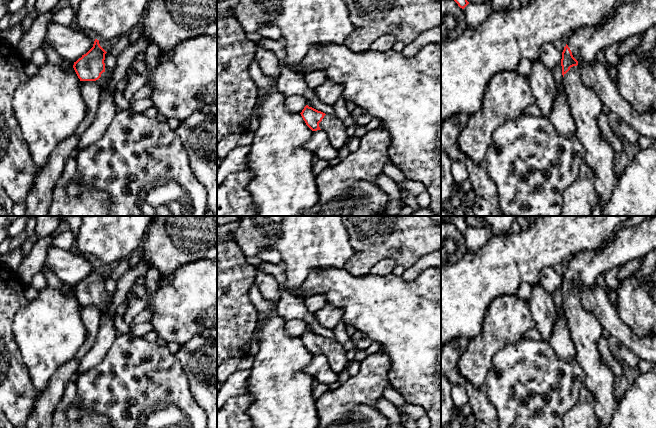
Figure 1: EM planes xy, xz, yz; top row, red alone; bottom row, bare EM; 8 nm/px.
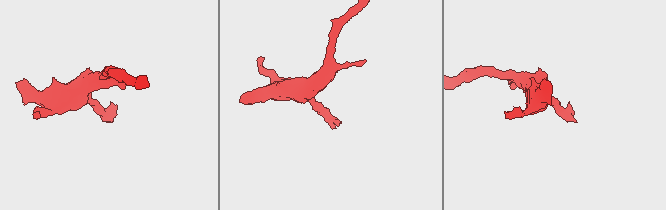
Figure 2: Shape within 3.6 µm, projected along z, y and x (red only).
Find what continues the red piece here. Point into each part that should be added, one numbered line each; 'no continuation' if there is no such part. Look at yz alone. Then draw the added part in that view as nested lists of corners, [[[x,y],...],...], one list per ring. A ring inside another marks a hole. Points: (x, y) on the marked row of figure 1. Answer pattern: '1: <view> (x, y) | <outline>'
1: yz (630, 19) | [[[638,0],[619,6],[614,16],[604,25],[599,26],[595,24],[592,26],[583,26],[566,39],[566,43],[573,57],[578,61],[578,65],[571,67],[564,74],[562,85],[567,96],[567,104],[570,108],[571,117],[574,119],[575,135],[585,149],[585,163],[595,174],[596,179],[594,185],[600,196],[600,201],[594,207],[592,216],[605,216],[603,214],[603,207],[610,201],[618,184],[615,166],[616,151],[602,136],[602,132],[598,126],[598,117],[602,113],[603,102],[582,81],[580,65],[582,63],[593,64],[597,62],[596,56],[600,51],[604,51],[608,46],[623,41],[633,35],[643,34],[654,25],[656,25],[656,0]]]

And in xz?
1: xz (335, 128) | [[[326,114],[319,123],[319,127],[326,132],[334,148],[339,150],[344,147],[348,139],[345,121],[340,120],[335,115]]]

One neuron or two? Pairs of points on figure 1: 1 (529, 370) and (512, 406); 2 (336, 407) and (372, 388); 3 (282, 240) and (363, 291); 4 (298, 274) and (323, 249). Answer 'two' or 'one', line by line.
1: one
2: one
3: two
4: one

